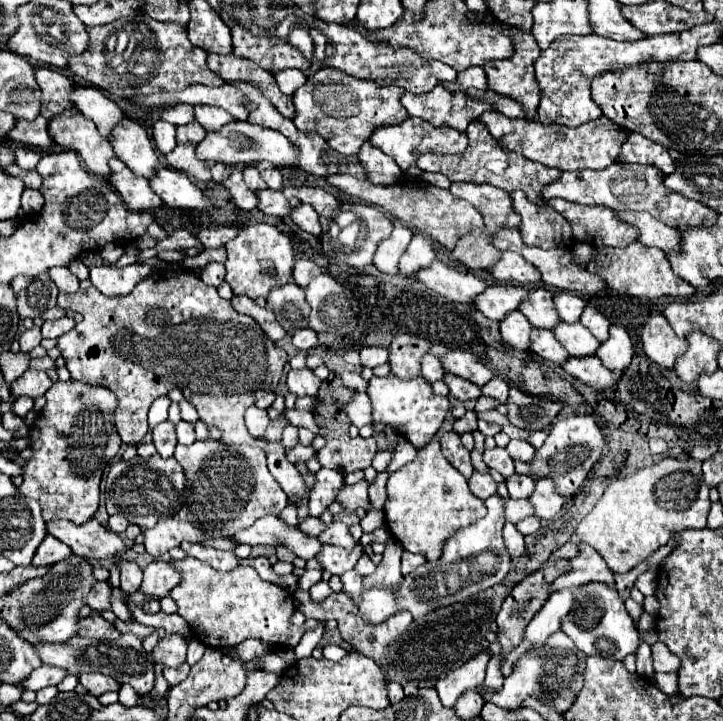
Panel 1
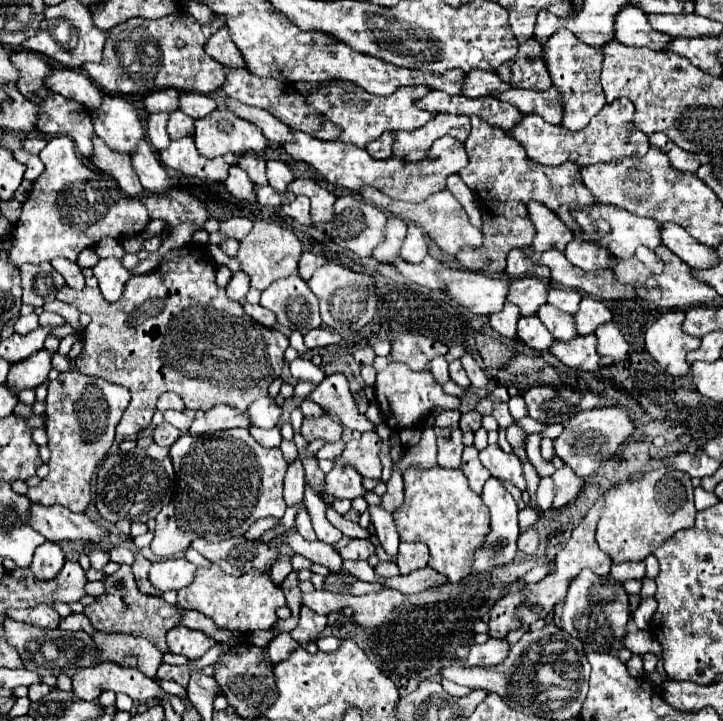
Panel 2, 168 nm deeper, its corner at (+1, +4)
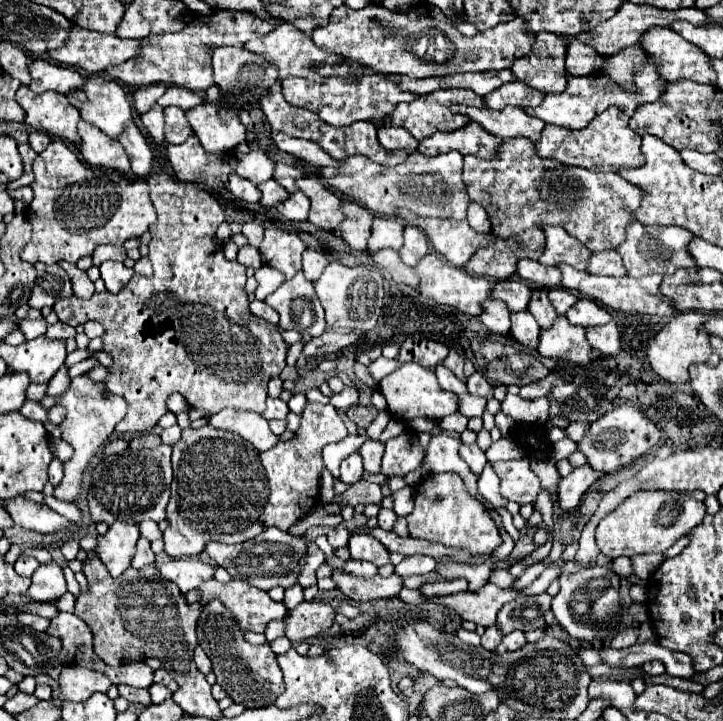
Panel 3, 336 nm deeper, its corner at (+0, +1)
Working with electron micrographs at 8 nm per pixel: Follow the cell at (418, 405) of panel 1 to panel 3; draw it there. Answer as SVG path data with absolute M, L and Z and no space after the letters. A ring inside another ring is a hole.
M403 363L401 369L387 375L379 383L379 391L387 399L389 415L399 421L411 421L415 417L423 417L423 419L431 419L435 423L441 423L443 417L459 411L459 397L455 393L441 389L439 381L435 377L435 369L425 369L419 363Z

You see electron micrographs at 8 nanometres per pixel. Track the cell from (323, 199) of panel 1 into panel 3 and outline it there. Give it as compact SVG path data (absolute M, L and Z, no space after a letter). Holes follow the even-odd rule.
M303 177L297 181L297 185L311 199L311 211L307 221L319 229L335 231L343 221L339 197L331 189L327 189L319 179L313 177Z

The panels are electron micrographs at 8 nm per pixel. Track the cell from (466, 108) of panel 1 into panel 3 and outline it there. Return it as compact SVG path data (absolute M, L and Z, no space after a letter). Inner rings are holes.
M453 105L451 109L455 113L463 113L471 117L471 121L479 123L491 135L501 137L501 139L525 137L535 143L539 141L541 131L545 127L541 119L527 115L525 109L521 107L505 107L503 111L493 111L493 109L477 109L477 107L467 107L467 105Z

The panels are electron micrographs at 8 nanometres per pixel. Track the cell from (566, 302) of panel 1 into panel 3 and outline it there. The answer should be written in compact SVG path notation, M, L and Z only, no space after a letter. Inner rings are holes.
M557 287L557 289L549 289L549 299L551 299L555 311L557 311L559 315L565 315L567 309L573 307L579 297L577 297L575 293L571 293L571 291L565 291L565 289L559 289L559 287Z

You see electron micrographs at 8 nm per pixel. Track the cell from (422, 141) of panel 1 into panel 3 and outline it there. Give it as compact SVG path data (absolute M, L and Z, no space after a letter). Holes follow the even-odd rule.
M469 123L453 133L435 133L419 143L419 149L427 157L435 157L447 151L459 151L461 155L477 155L481 159L495 159L503 139L487 133L479 123Z

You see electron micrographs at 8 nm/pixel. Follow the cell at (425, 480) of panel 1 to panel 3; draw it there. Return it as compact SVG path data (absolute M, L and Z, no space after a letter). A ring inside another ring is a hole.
M457 473L427 475L417 485L415 509L411 515L407 515L407 523L413 537L443 543L445 547L469 549L471 555L493 553L503 543L499 529L491 519L487 507L467 493L463 479Z

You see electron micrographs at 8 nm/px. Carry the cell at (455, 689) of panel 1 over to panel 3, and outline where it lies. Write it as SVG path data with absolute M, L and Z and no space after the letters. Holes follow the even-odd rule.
M511 631L511 633L503 635L503 641L499 643L497 653L503 655L503 653L509 653L509 651L519 651L519 649L523 649L525 643L527 641L525 641L525 633L523 631Z

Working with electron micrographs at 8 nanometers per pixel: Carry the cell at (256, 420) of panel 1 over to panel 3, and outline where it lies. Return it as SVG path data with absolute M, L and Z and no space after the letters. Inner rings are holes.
M267 397L267 409L263 411L263 417L269 421L269 419L285 419L289 413L289 407L285 401L281 401L279 397L273 399L273 397Z

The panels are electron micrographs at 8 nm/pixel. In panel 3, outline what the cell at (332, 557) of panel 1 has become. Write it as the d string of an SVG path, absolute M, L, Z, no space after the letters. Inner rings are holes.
M367 533L351 535L347 547L349 547L353 559L371 561L377 567L383 567L383 565L389 563L389 551L385 549L385 545L379 543L375 537L367 535Z

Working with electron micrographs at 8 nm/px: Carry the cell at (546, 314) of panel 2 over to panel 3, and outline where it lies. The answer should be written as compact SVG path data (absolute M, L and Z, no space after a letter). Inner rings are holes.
M533 289L531 305L527 305L527 311L537 319L541 327L549 327L557 317L551 301L547 299L547 289Z

